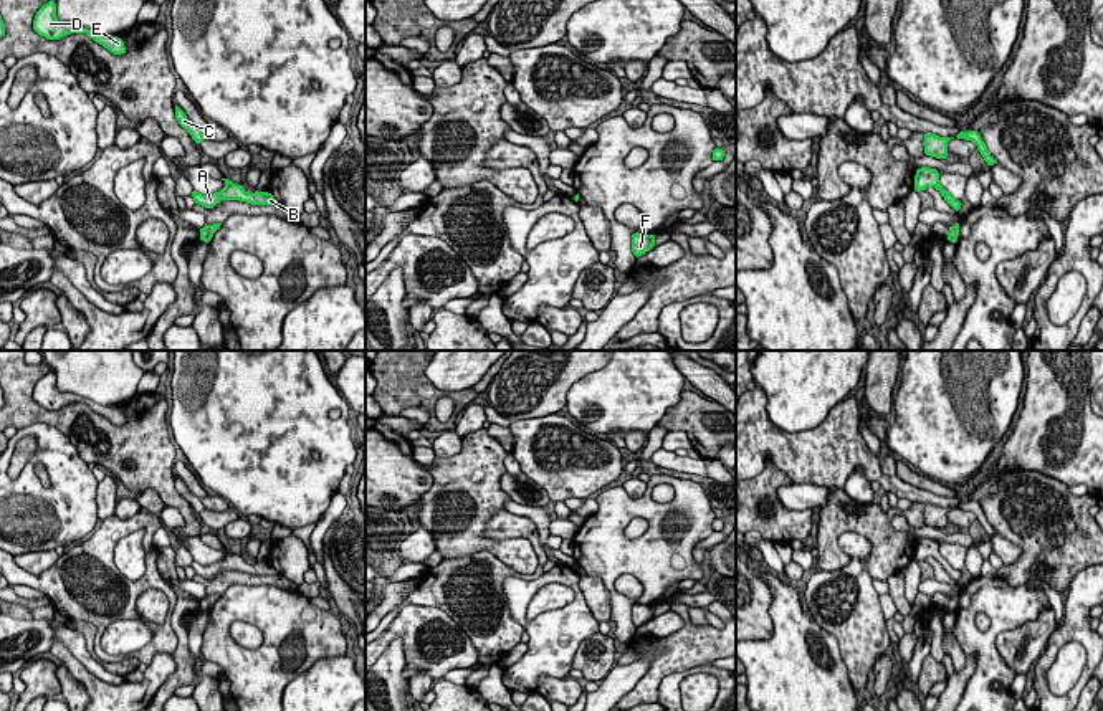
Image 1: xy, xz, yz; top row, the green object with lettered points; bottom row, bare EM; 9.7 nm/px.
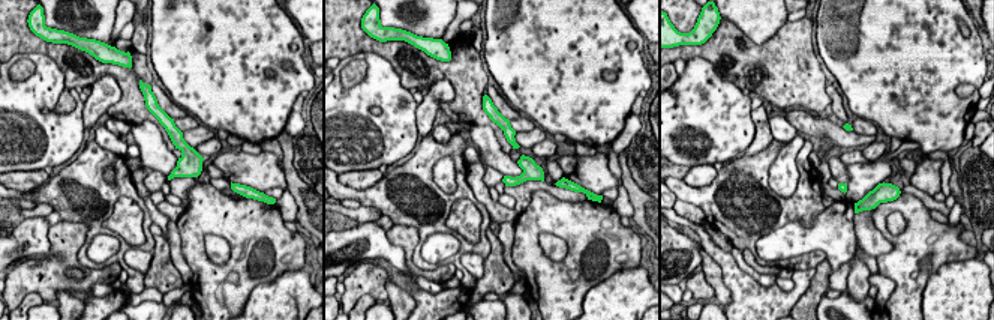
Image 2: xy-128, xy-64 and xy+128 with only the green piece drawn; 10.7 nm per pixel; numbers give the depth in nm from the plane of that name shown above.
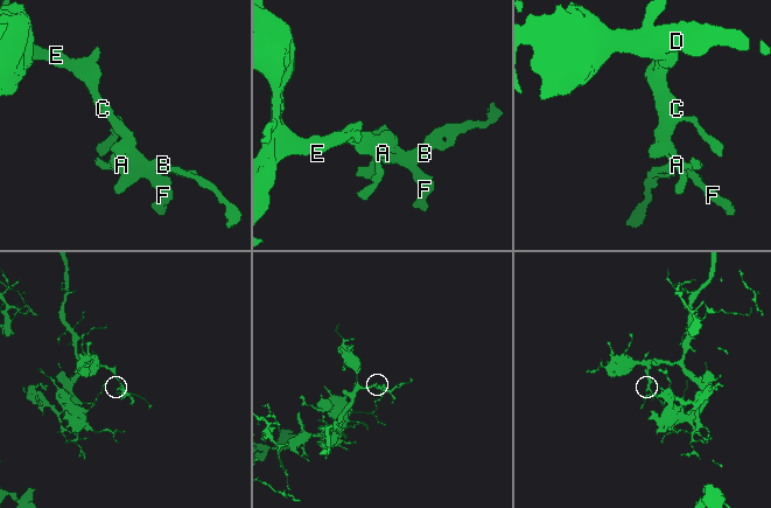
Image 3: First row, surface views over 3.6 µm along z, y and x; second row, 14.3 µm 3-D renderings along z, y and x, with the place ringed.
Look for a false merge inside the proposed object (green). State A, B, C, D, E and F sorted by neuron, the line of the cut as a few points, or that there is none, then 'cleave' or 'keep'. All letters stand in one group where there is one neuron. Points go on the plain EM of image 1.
A B C D E F | no cut | keep

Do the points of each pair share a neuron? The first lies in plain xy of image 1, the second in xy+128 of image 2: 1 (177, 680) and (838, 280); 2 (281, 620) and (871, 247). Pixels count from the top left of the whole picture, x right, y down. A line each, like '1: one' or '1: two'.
1: two
2: two

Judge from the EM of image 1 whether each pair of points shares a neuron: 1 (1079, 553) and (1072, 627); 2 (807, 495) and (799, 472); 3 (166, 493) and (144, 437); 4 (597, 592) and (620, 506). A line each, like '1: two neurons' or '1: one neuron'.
1: two neurons
2: two neurons
3: one neuron
4: two neurons

